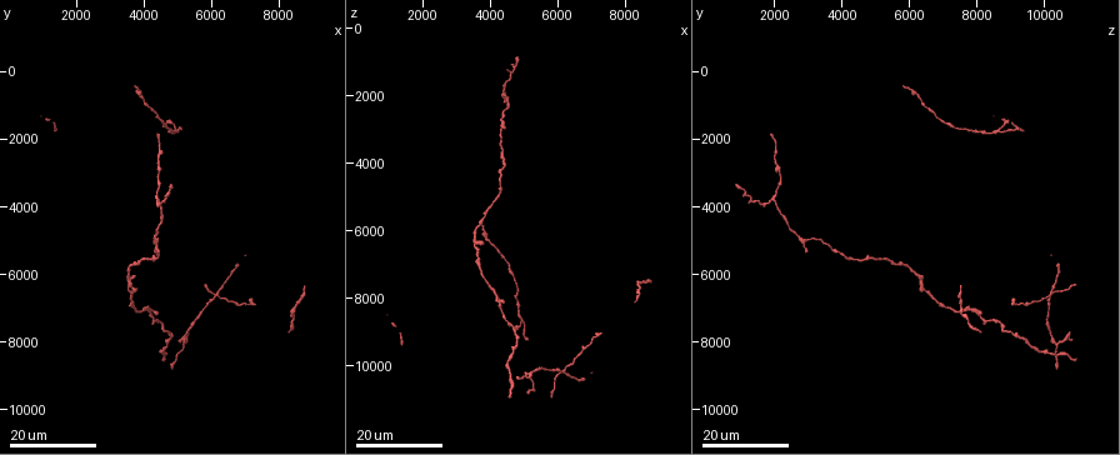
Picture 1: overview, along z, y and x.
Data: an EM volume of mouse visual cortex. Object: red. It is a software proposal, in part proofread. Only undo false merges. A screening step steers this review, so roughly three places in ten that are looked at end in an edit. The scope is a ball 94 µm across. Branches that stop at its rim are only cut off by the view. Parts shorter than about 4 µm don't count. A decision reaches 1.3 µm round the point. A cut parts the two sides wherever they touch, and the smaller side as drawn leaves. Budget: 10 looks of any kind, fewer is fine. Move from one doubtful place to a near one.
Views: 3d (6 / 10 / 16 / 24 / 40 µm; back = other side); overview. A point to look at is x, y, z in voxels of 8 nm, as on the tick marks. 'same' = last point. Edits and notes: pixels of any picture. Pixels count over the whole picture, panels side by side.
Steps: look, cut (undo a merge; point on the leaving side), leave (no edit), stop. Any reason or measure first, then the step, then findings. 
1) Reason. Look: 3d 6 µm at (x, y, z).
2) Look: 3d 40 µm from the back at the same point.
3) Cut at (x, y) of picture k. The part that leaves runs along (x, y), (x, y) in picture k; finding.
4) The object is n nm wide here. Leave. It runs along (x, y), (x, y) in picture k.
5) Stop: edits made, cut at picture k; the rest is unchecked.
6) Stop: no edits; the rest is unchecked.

A fork. Look: 3d 16 µm at (4300, 3800, 1900).

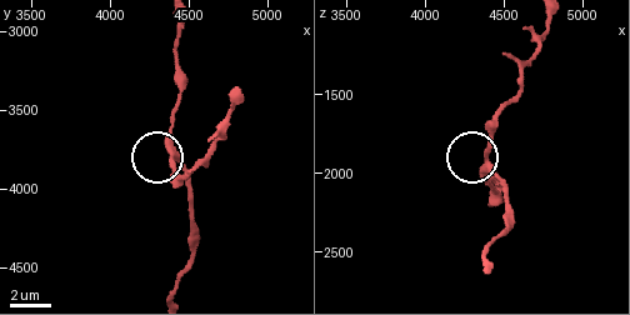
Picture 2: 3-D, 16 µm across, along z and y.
Look: 3d 6 µm at (4400, 3760, 1960).

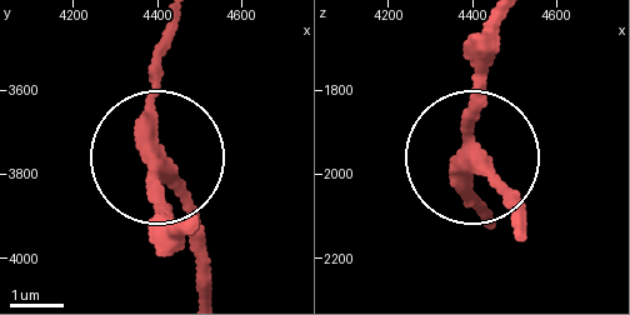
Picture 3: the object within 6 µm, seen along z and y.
The side arm is 12 µm long. Leave. It runs along (200, 285), (191, 204), (160, 164), (160, 254) in picture 3; one neuron here.

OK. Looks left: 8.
Sudden change in width. Look: 3d 24 µm at (4300, 4900, 2700).

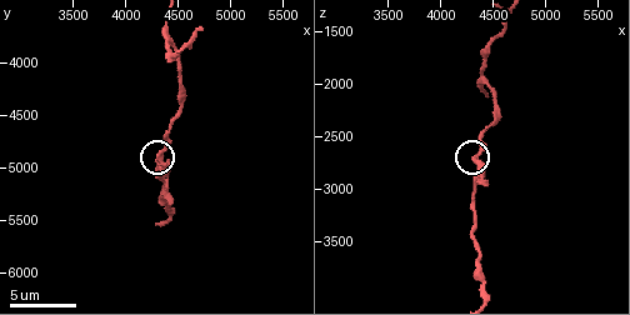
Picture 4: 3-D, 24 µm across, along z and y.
Look: 3d 10 µm at (4300, 4920, 2740).

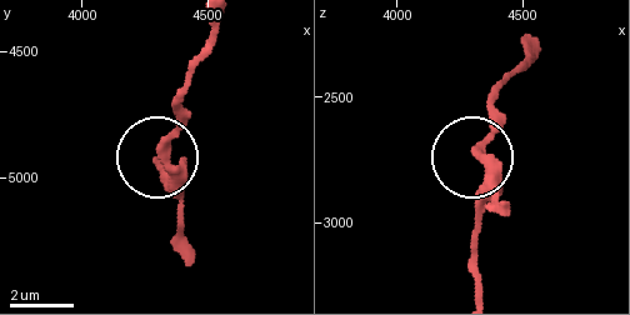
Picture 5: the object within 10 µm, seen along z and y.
Other side. Look: 3d 10 µm from the back at (4330, 4890, 2730).

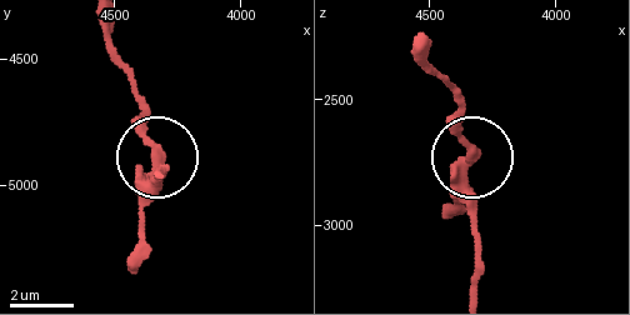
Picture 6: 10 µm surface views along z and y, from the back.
Leave. It runs along (163, 175), (163, 166), (146, 175), (154, 150), (133, 89) in picture 6; continuous, no second neuron.

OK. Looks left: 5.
Thin neck. Look: 3d 24 µm at (4700, 7700, 9000).

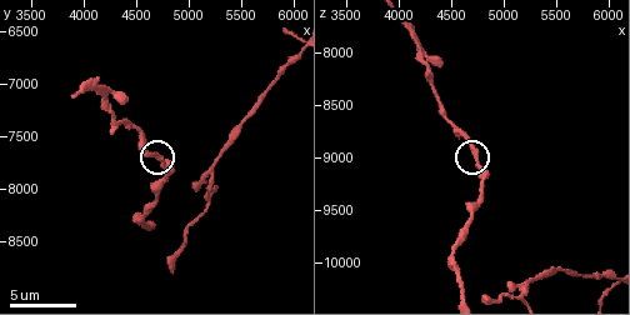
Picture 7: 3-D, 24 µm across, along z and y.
Look: 3d 10 µm at (4740, 7700, 9020).

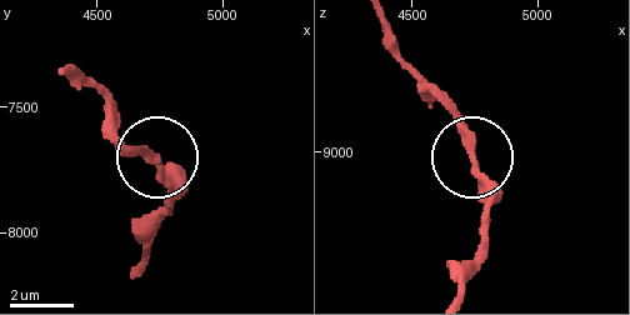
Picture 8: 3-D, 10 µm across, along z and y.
Look: 3d 6 µm at (4740, 7720, 9030).

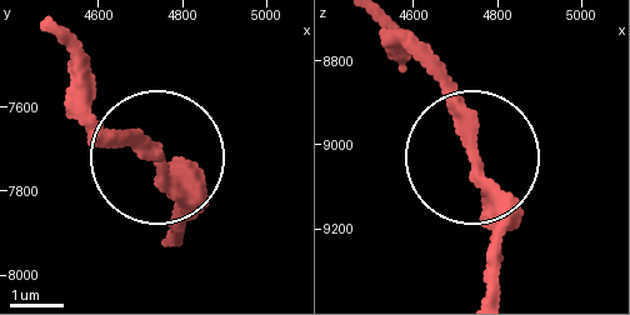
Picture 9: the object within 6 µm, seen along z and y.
Leave. It runs along (381, 23), (435, 68), (480, 189), (493, 283) in picture 9; continuous, no second neuron.

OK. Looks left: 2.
Thin neck. Look: 3d 10 µm at (4360, 7340, 8380).

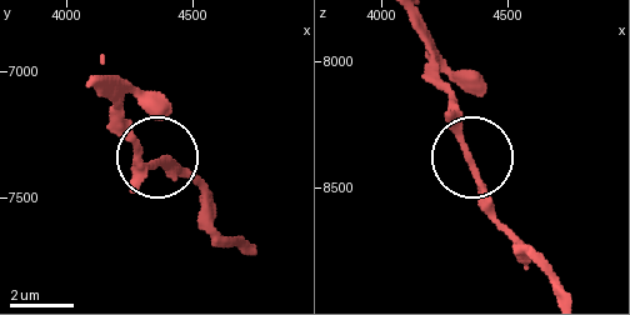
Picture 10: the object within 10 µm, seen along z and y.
Leave. It runs along (414, 25), (498, 224) in picture 10; one neuron here.

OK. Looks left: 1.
Stop: no edits; the rest is unchecked.

